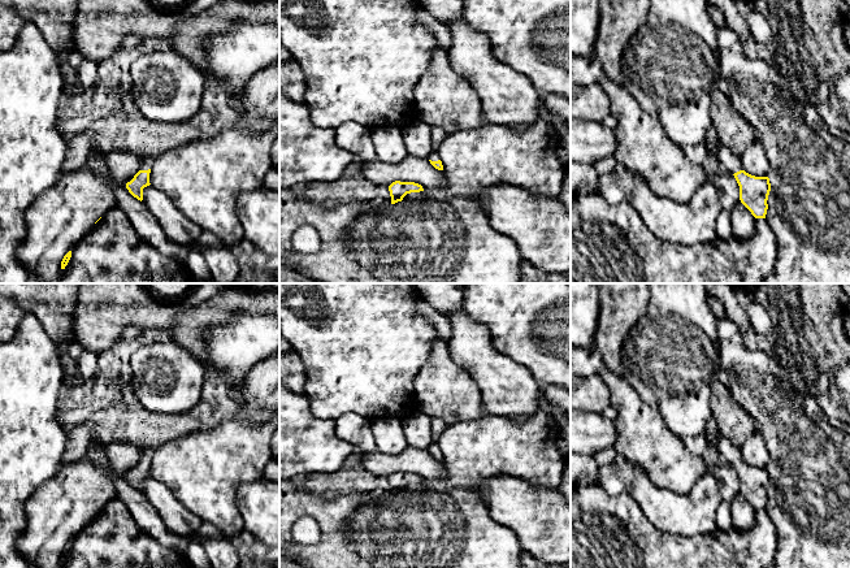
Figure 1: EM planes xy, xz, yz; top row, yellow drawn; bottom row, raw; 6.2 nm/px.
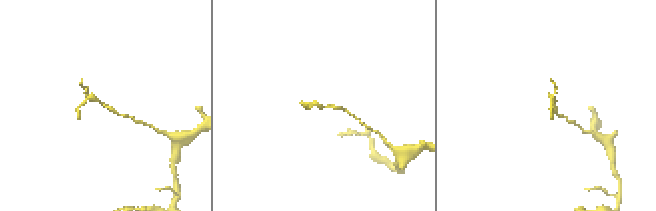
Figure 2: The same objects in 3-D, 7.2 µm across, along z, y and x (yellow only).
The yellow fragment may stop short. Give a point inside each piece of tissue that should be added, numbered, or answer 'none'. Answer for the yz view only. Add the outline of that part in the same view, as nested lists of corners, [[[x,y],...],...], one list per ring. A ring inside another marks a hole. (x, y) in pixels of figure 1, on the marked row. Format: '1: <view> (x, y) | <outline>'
1: yz (728, 160) | [[[721,143],[717,146],[717,159],[723,166],[723,169],[727,169],[730,173],[737,173],[740,170],[743,170],[740,157],[736,156],[733,152],[730,152],[727,147],[724,147]]]

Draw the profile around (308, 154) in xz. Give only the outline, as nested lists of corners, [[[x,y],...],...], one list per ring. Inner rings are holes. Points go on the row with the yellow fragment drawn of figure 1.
[[[279,94],[279,191],[338,181],[355,160],[354,153],[337,144],[335,129],[316,126],[305,103]]]

